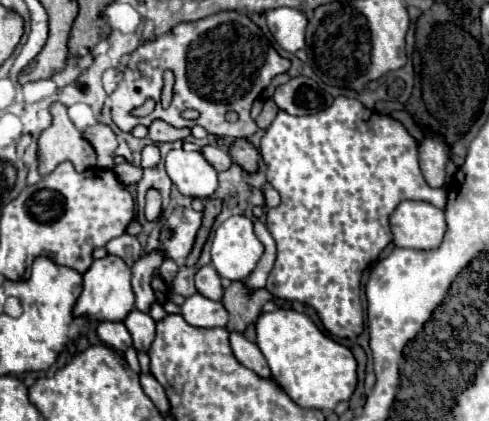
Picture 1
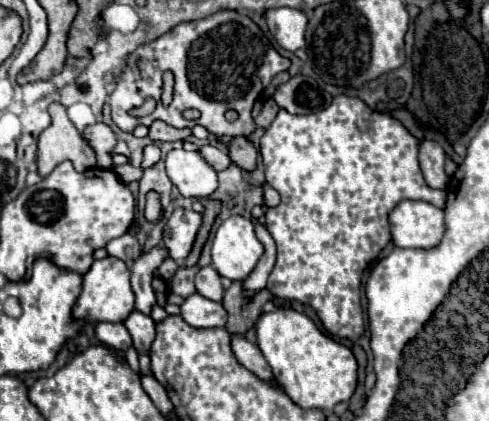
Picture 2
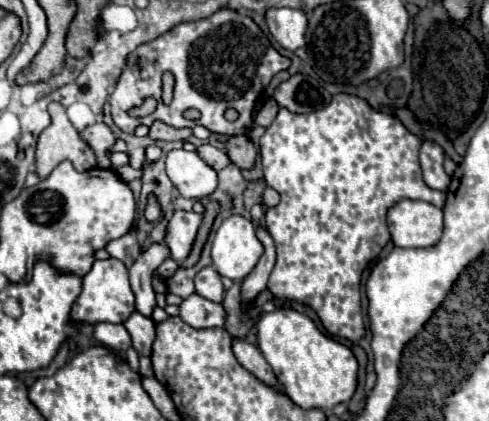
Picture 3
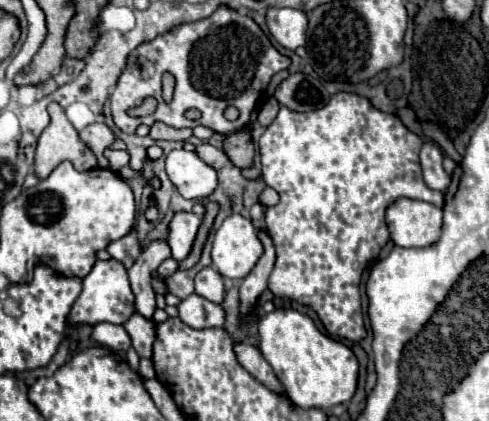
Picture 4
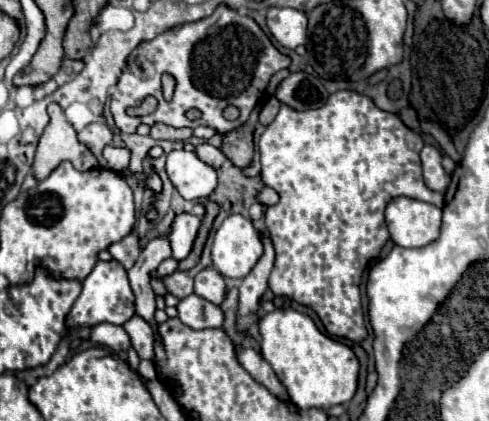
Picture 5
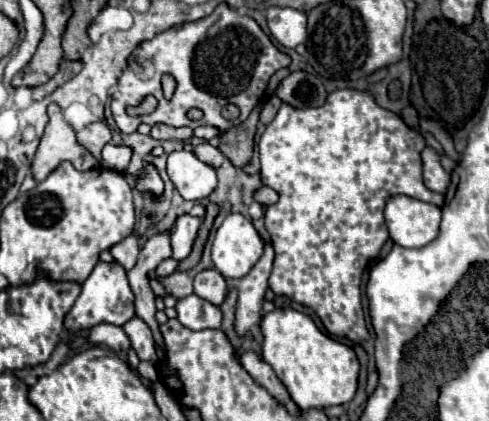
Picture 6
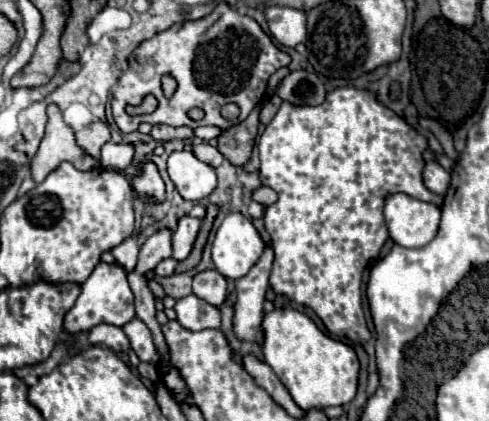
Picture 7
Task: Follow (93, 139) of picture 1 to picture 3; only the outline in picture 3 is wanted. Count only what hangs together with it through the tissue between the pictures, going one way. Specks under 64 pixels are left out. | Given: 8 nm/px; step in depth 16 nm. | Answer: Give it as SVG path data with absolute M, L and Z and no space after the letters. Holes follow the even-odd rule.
M96 122L92 126L86 126L80 132L80 138L94 150L94 154L98 158L98 166L100 168L110 168L110 160L104 156L104 152L108 148L112 148L112 144L116 140L114 134L112 134L112 130L104 122Z

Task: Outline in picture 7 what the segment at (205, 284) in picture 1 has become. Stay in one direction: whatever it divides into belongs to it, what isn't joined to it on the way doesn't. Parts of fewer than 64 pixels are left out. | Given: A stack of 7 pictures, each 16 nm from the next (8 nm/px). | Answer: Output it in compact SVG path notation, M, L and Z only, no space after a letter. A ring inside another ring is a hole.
M204 270L194 276L192 294L200 300L220 308L226 300L226 278L216 270Z

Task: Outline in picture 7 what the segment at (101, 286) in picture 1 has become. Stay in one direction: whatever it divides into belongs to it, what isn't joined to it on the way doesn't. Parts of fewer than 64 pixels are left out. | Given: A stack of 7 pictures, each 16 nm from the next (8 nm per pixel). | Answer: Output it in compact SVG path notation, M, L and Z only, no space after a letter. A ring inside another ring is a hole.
M100 262L90 278L80 286L80 296L76 304L70 308L70 312L64 316L64 328L70 334L78 334L82 330L90 330L98 324L112 324L112 326L124 326L134 318L134 296L128 286L128 278L122 266L104 264Z

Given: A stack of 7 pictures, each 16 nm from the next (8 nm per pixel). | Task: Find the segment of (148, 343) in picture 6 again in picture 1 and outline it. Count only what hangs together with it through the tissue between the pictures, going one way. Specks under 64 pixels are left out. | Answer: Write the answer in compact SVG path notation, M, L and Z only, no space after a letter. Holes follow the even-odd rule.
M132 310L128 314L128 318L124 320L124 326L132 334L134 348L138 352L148 352L148 348L154 340L154 334L156 334L156 322L148 314L144 314L140 310Z

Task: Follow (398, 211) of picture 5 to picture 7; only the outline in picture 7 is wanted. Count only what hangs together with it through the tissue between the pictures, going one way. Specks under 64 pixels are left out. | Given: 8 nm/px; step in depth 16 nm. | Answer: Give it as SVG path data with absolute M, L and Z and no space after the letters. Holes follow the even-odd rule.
M408 194L386 196L384 220L396 244L404 248L426 246L438 232L440 208L430 202L422 202Z

